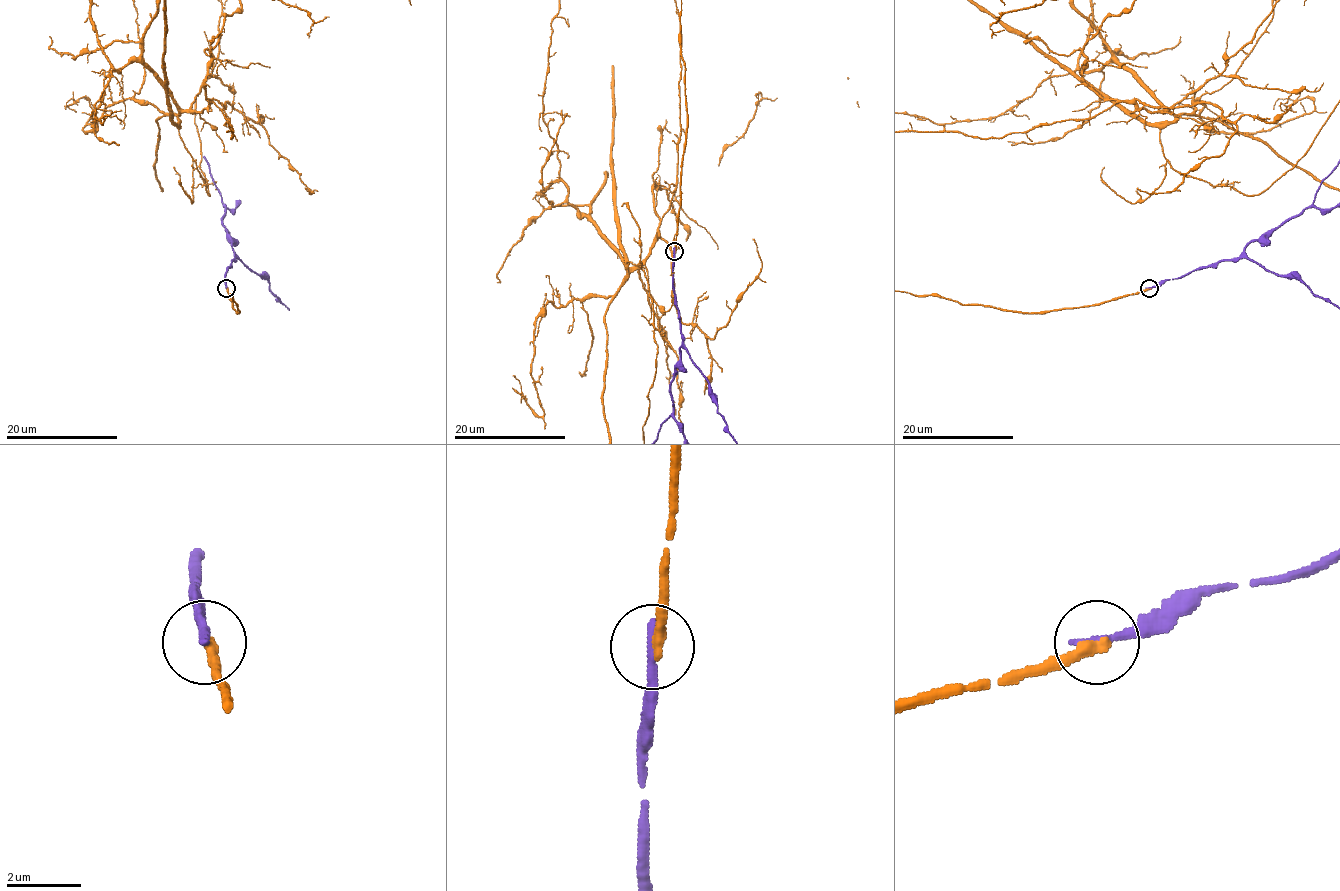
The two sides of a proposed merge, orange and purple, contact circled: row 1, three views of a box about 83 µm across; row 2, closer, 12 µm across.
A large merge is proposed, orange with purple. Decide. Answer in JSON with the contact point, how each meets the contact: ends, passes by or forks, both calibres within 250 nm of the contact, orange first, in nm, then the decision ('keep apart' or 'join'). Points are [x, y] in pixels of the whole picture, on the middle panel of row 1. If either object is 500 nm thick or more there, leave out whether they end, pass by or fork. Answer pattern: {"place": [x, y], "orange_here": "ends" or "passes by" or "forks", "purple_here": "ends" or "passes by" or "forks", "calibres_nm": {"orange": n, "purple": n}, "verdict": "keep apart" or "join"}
{"place": [674, 251], "orange_here": "ends", "purple_here": "ends", "calibres_nm": {"orange": 300, "purple": 240}, "verdict": "keep apart"}

